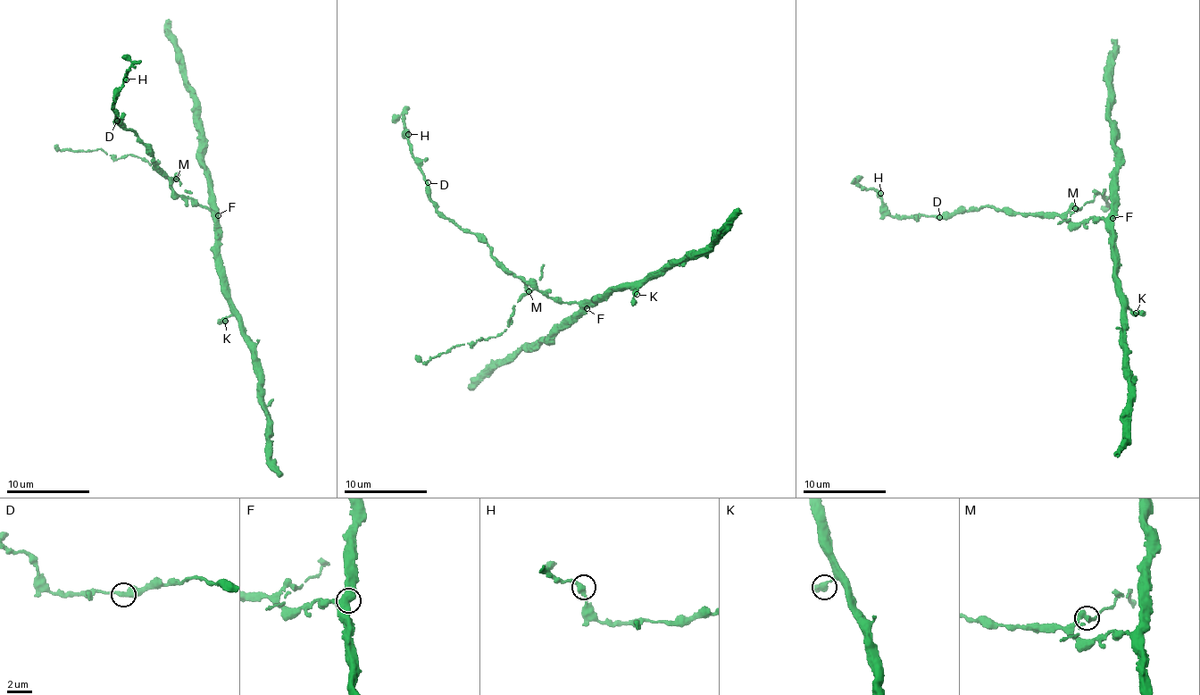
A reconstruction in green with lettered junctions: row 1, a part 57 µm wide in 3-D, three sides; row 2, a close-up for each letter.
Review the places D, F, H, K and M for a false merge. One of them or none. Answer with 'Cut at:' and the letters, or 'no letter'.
Cut at: M

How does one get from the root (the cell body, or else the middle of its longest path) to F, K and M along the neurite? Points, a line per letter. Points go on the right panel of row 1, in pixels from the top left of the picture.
F: (1100, 220), (1112, 218)
K: (1100, 220), (1103, 217), (1106, 220), (1109, 229), (1115, 292), (1131, 313), (1136, 313)
M: (1100, 220), (1091, 217), (1074, 222), (1066, 218), (1068, 213), (1075, 208)

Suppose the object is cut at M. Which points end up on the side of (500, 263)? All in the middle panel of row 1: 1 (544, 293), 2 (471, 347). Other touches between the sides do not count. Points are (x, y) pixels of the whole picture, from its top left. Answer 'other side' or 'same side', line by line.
1: same side
2: other side

